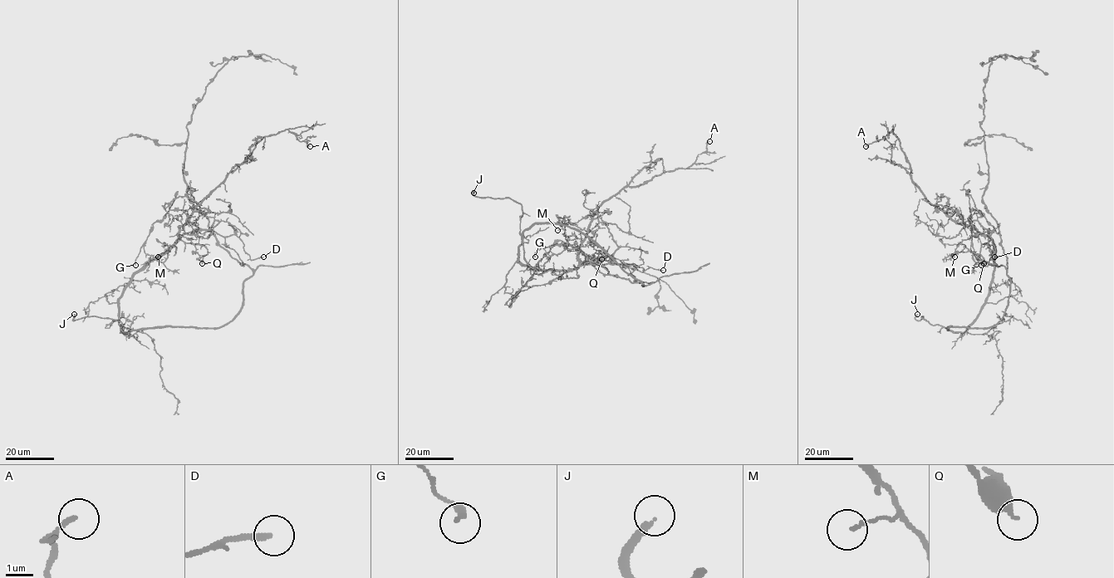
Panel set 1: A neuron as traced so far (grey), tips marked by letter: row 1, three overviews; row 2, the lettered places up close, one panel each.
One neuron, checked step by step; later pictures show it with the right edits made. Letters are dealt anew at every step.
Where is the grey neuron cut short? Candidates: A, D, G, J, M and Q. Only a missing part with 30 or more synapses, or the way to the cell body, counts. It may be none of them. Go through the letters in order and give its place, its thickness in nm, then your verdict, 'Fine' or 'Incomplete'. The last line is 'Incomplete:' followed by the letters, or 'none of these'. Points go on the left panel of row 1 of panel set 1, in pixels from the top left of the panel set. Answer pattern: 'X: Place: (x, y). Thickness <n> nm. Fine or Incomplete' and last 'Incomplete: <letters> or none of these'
A: Place: (310, 146). Thickness 160 nm. Fine
D: Place: (263, 257). Thickness 200 nm. Fine
G: Place: (135, 265). Thickness 240 nm. Fine
J: Place: (74, 314). Thickness 220 nm. Fine
M: Place: (158, 257). Thickness 110 nm. Fine
Q: Place: (202, 263). Thickness 320 nm. Fine
Incomplete: none of these

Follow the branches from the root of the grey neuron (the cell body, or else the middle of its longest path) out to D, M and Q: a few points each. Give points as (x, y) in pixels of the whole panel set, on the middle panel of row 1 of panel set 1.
D: (566, 246), (543, 246), (550, 257), (544, 269), (634, 263), (643, 271), (663, 270)
M: (566, 246), (543, 246), (544, 249), (551, 256), (566, 247), (566, 235), (562, 229), (557, 230)
Q: (566, 246), (543, 246), (550, 257), (544, 269), (573, 270), (595, 257), (607, 255), (604, 252), (601, 259)

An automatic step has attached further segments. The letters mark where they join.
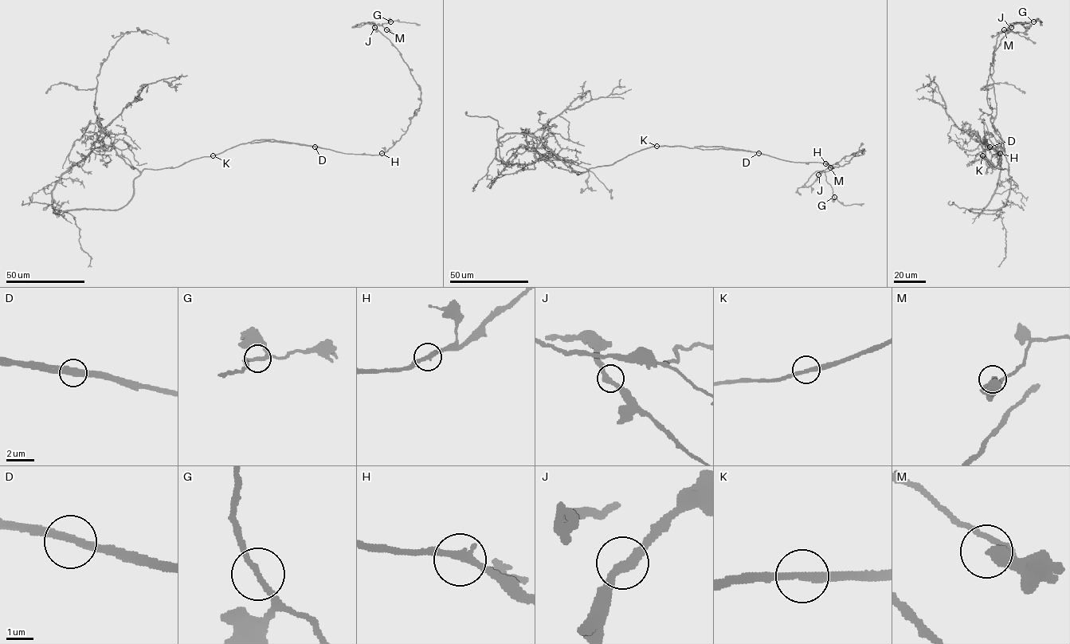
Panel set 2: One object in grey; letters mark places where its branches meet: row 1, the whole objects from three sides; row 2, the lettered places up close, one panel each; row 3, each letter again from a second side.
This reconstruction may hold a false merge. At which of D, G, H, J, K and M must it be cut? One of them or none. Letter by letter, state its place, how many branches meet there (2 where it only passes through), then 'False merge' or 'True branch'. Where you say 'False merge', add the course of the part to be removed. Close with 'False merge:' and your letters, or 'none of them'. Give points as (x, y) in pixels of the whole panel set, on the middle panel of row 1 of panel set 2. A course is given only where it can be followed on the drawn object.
D: Place: (758, 153). Branches: 2. False merge. Course of the part to remove: (758, 153), (721, 146), (694, 147)
G: Place: (834, 197). Branches: 2. True branch
H: Place: (825, 163). Branches: 2. True branch
J: Place: (818, 174). Branches: 2. True branch
K: Place: (656, 146). Branches: 2. True branch
M: Place: (830, 167). Branches: 1. True branch
False merge: D

